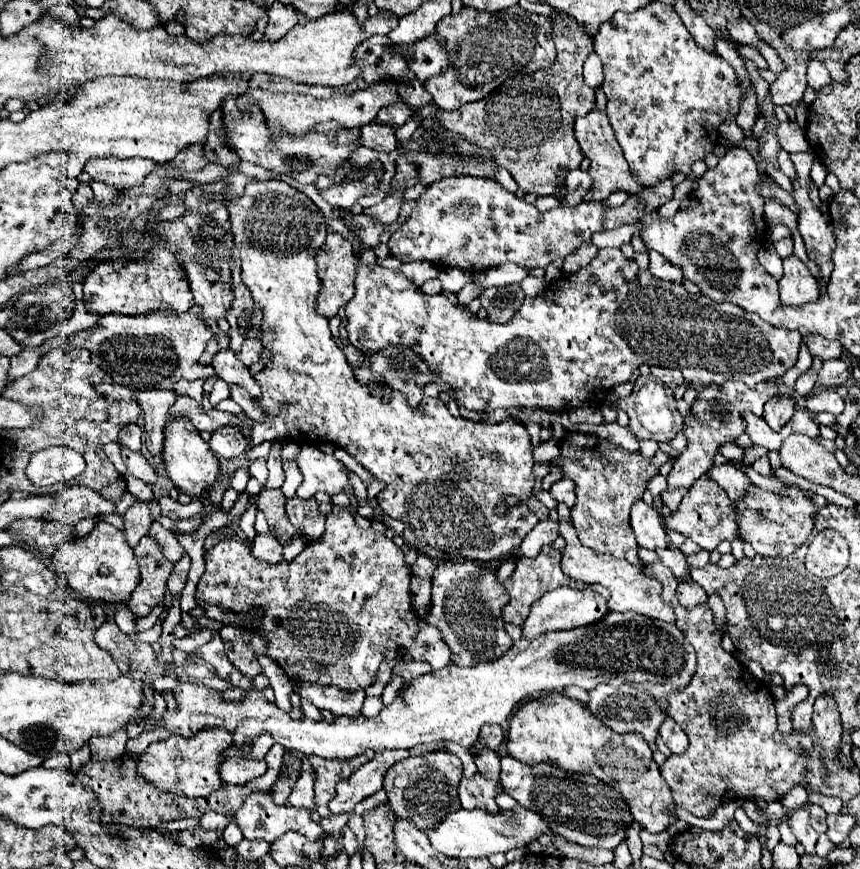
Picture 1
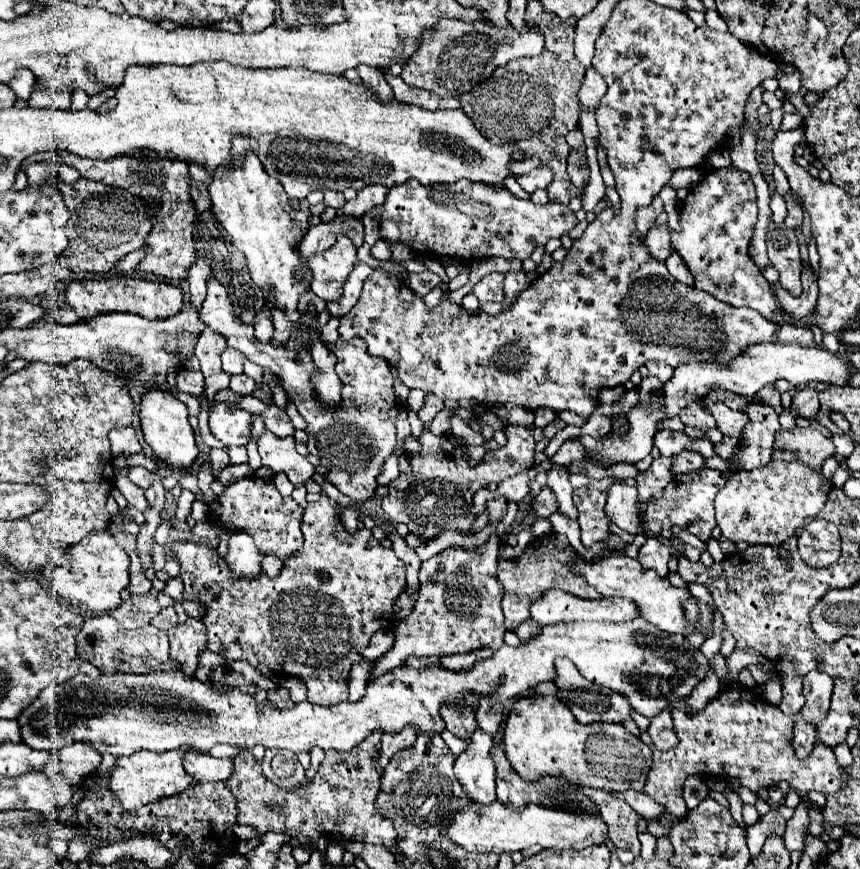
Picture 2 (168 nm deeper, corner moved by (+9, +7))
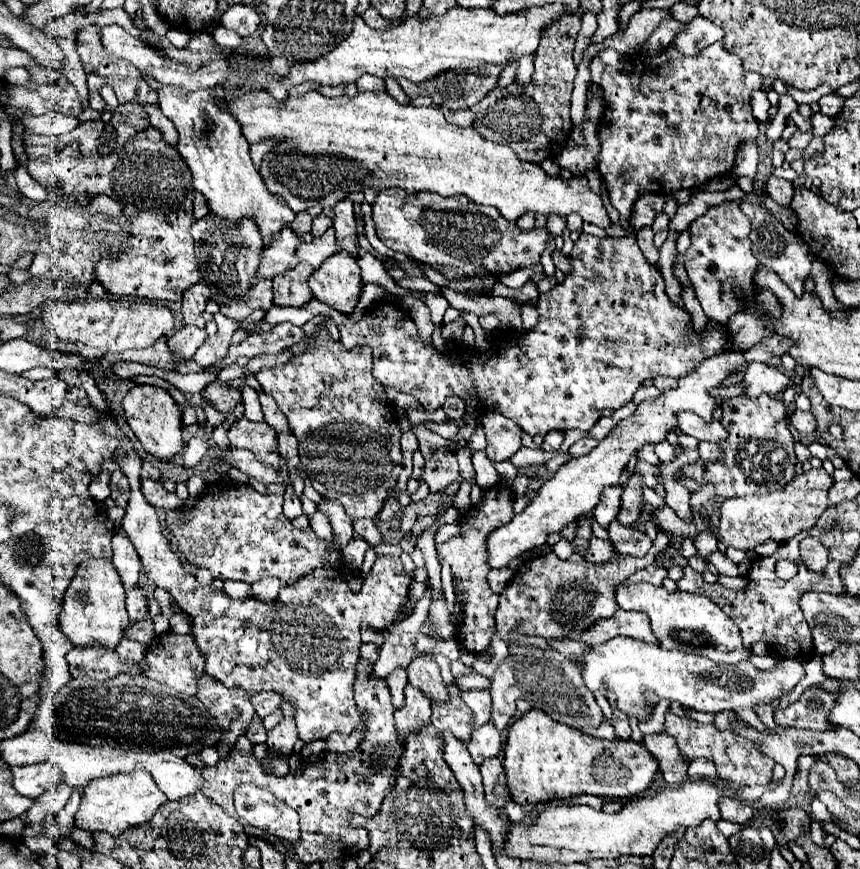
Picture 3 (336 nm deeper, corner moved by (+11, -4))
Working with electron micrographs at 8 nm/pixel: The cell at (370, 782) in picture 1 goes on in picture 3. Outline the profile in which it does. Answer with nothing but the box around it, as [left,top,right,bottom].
[395,684,431,740]

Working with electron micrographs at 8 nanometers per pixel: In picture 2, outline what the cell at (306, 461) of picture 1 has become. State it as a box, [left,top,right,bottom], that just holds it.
[257,431,315,487]

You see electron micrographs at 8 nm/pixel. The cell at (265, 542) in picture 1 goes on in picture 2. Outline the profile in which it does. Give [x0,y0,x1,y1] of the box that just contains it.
[225,531,265,577]

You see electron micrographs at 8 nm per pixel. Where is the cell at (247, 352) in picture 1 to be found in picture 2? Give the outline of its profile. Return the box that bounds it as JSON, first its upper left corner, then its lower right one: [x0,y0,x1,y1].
[221,347,243,375]

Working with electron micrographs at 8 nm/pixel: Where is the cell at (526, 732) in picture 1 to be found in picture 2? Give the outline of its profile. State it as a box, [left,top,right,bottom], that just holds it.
[503,695,651,793]

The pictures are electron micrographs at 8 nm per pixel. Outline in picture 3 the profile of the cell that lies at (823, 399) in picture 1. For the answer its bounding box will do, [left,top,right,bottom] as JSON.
[791,410,815,434]

